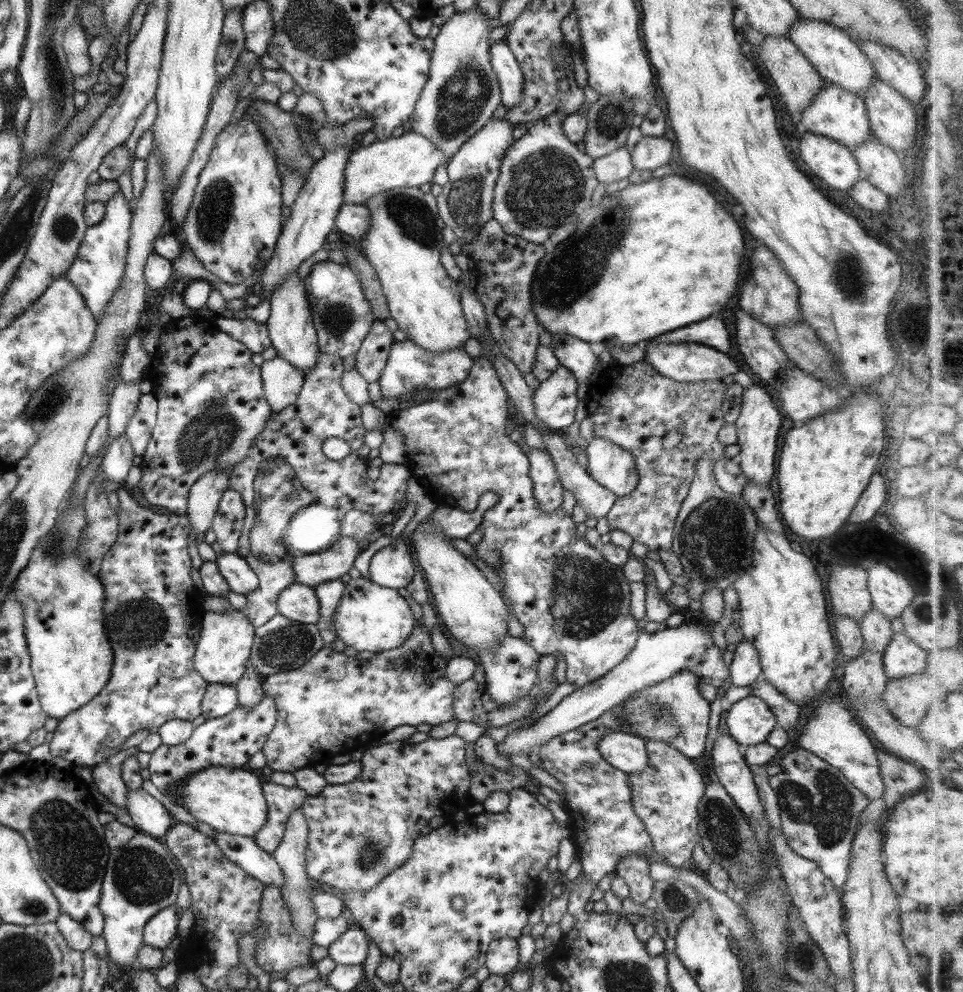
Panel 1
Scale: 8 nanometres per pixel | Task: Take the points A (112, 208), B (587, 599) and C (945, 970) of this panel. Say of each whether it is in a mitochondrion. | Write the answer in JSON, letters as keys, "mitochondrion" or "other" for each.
{"A":"other","B":"mitochondrion","C":"other"}

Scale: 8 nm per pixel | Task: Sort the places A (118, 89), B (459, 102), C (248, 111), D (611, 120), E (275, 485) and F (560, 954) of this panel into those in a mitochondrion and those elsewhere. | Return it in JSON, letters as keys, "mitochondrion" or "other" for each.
{"A":"other","B":"mitochondrion","C":"other","D":"mitochondrion","E":"mitochondrion","F":"other"}

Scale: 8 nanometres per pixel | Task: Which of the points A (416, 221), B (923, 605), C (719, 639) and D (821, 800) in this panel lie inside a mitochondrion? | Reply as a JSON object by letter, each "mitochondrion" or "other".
{"A":"mitochondrion","B":"mitochondrion","C":"other","D":"mitochondrion"}

